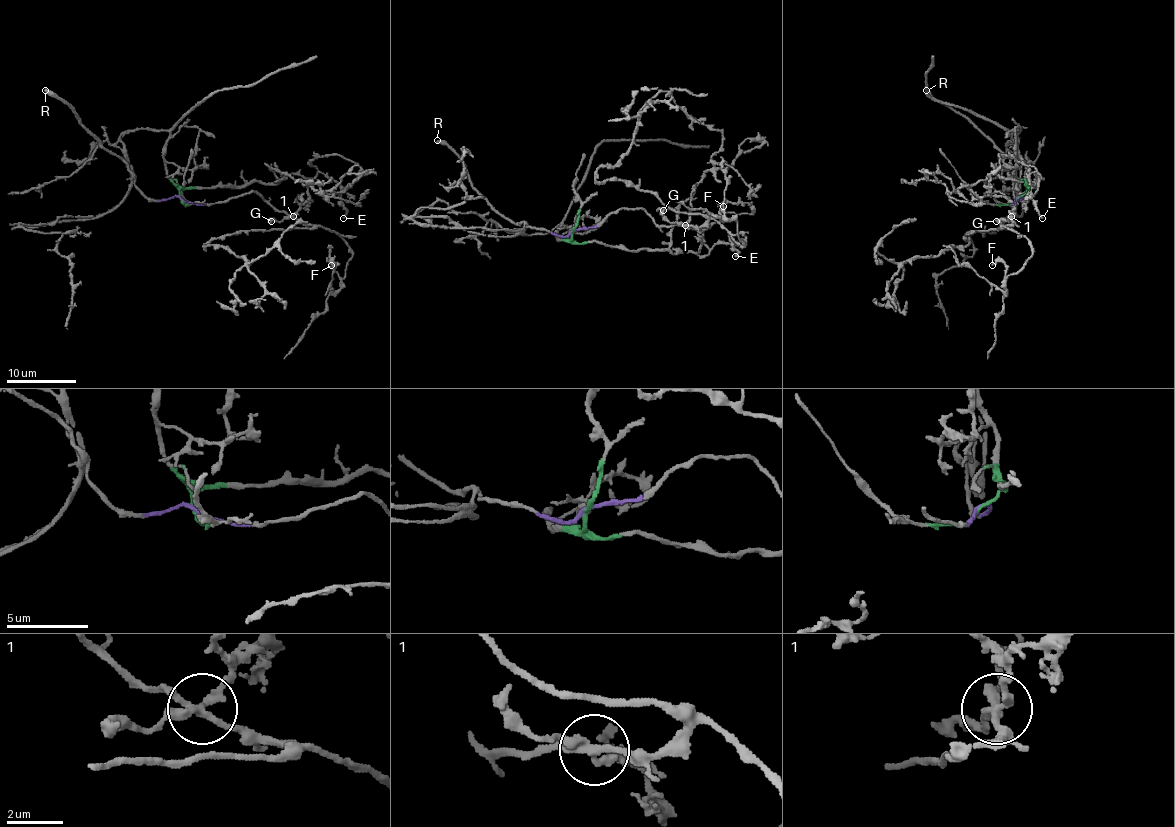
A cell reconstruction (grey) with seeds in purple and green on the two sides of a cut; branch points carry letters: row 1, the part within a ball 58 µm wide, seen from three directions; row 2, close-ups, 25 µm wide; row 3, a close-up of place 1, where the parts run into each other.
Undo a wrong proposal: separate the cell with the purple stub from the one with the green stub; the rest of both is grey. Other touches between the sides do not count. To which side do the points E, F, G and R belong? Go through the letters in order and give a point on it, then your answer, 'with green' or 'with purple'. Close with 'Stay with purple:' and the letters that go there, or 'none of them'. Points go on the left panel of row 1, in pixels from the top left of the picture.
E: at (343, 218); with green
F: at (331, 265); with purple
G: at (271, 221); with green
R: at (45, 90); with purple
Stay with purple: F, R

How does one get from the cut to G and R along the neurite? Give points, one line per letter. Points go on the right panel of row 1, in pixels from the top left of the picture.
G: (1018, 198), (1027, 188), (1036, 186), (1037, 174), (1037, 189), (1015, 203), (1008, 221), (996, 221)
R: (1018, 198), (1022, 196), (1017, 200), (1010, 160), (971, 123), (926, 90)

